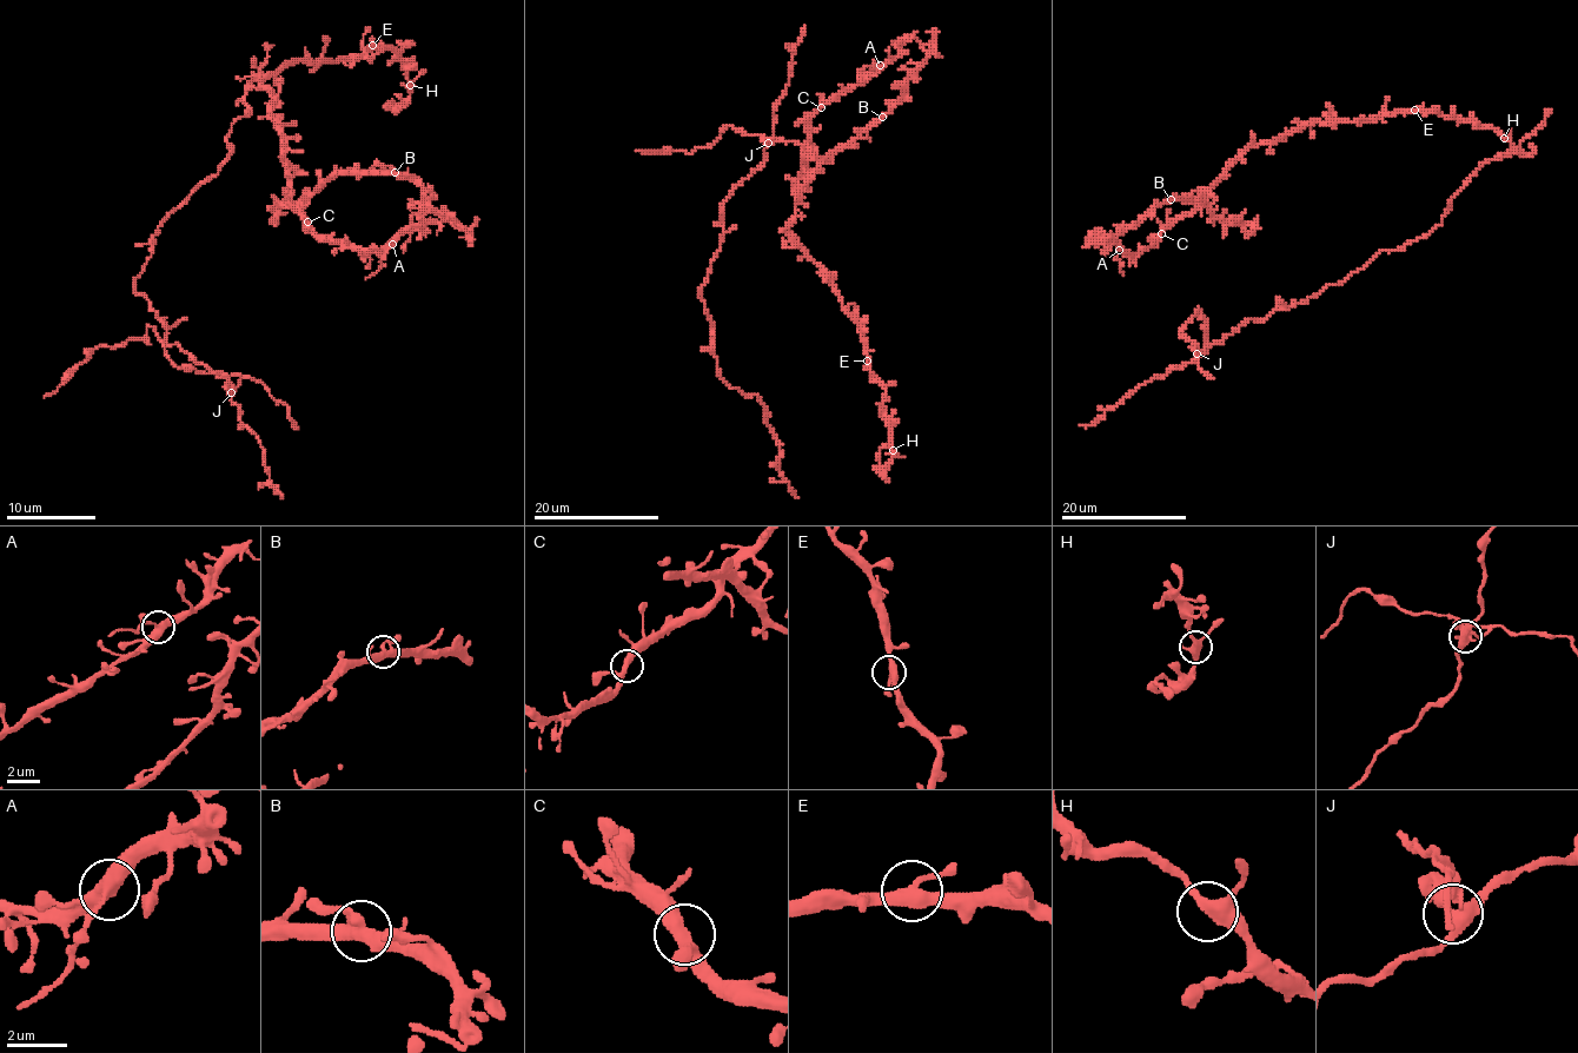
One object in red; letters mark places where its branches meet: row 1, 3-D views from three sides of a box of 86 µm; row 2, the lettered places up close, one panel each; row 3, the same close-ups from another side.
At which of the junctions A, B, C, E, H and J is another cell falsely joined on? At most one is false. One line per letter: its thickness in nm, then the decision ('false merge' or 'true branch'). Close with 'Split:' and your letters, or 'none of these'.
A: 400 nm | true branch
B: 360 nm | true branch
C: 340 nm | true branch
E: 360 nm | true branch
H: 340 nm | true branch
J: 320 nm | false merge
Split: J

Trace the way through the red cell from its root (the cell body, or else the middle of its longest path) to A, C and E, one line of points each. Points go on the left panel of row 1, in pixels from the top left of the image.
A: (408, 74), (392, 50), (372, 50), (290, 60), (263, 83), (287, 202), (318, 234), (358, 249), (392, 244)
C: (408, 74), (392, 50), (372, 50), (338, 60), (290, 60), (263, 83), (280, 137), (287, 202), (307, 222)
E: (408, 74), (392, 50), (377, 50), (372, 45)

